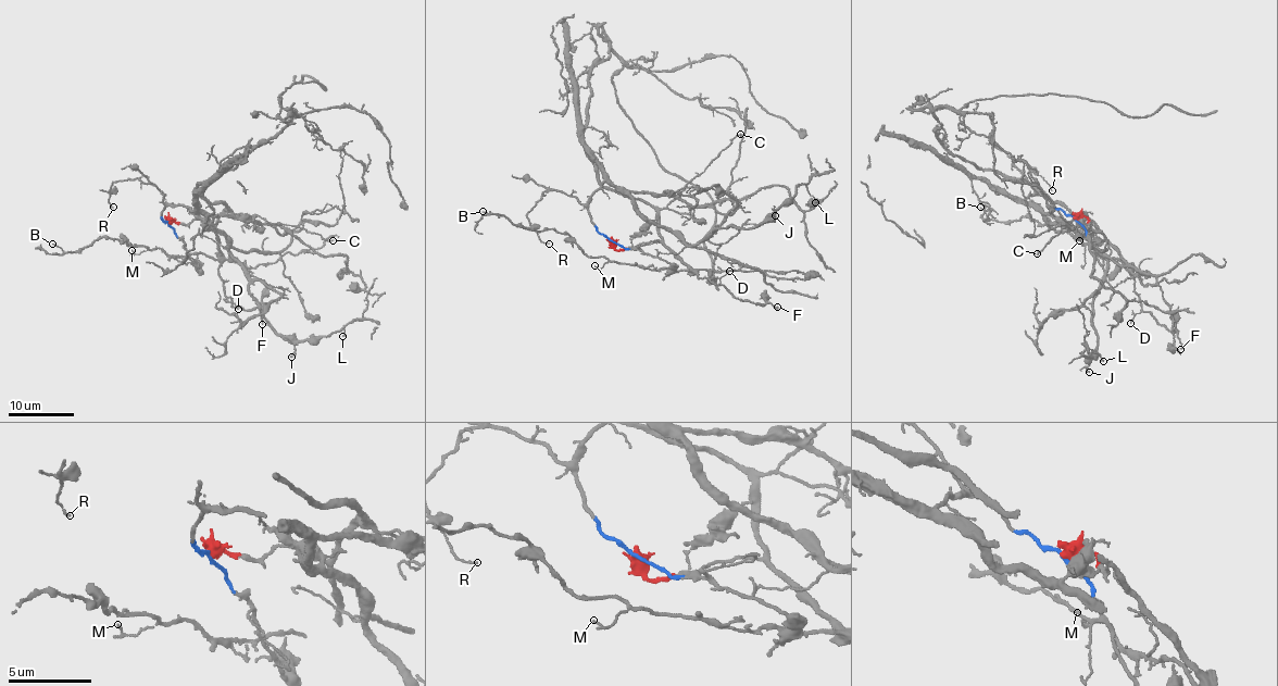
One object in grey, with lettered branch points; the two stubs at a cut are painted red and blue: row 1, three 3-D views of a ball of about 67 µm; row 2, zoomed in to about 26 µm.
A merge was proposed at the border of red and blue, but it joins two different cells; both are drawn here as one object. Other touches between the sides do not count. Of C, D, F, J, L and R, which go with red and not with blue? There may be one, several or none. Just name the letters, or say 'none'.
C, D, F

